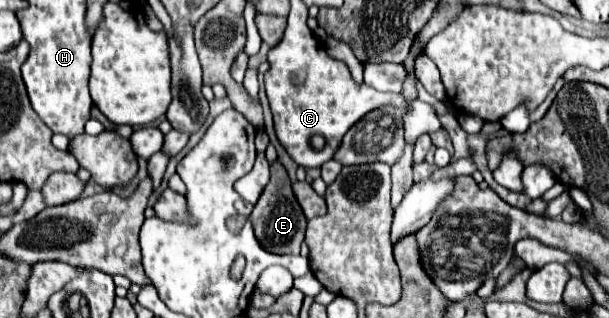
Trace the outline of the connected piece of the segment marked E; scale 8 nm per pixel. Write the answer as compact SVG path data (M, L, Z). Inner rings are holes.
M271 173L271 179L267 187L263 189L259 201L255 203L255 209L251 213L251 223L255 227L255 235L259 243L271 251L271 253L291 253L299 255L301 243L305 239L305 227L307 219L303 215L303 209L295 201L295 193L291 189L291 181L287 179L287 173Z

